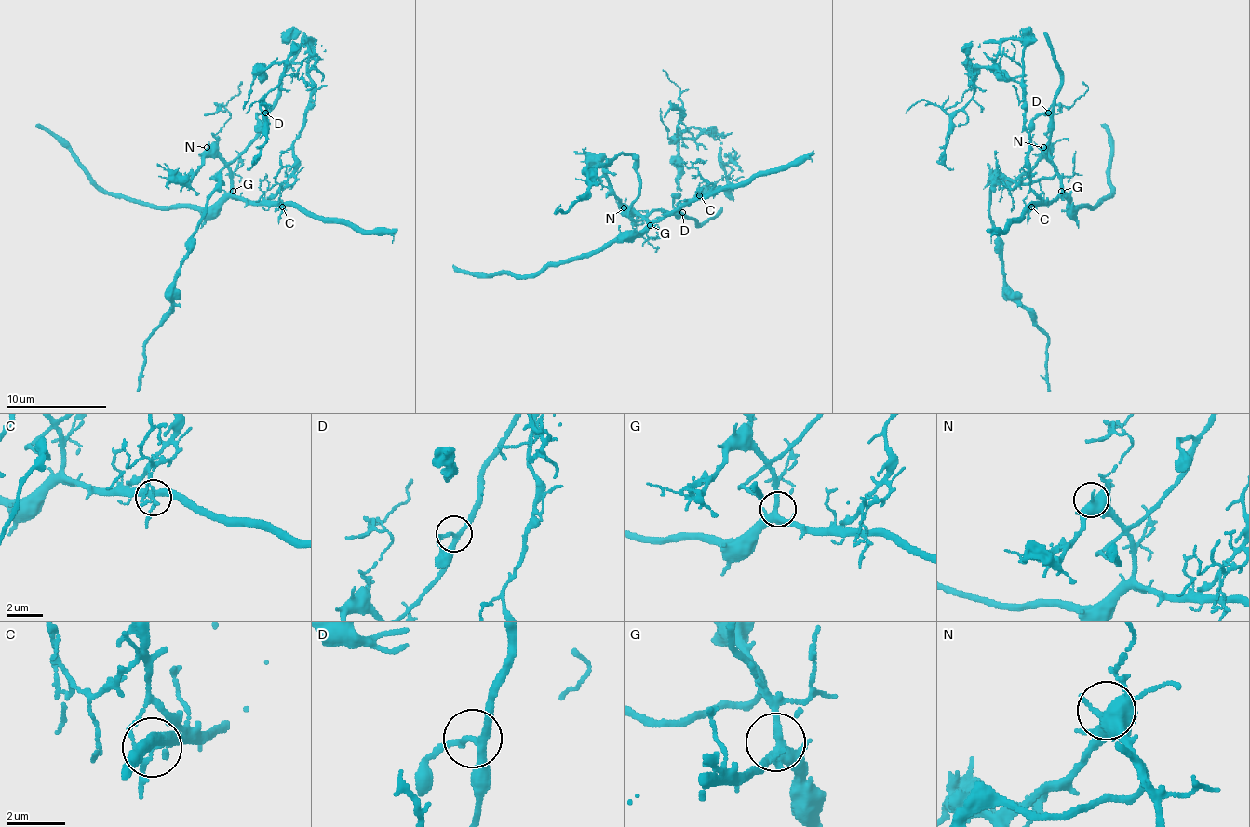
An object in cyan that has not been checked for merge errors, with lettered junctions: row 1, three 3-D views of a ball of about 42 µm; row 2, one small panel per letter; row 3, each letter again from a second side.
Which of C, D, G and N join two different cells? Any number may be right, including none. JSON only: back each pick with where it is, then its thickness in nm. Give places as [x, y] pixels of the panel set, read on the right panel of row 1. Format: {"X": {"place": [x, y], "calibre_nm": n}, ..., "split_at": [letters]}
{"C": {"place": [1031, 206], "calibre_nm": 280}, "split_at": ["C"]}

